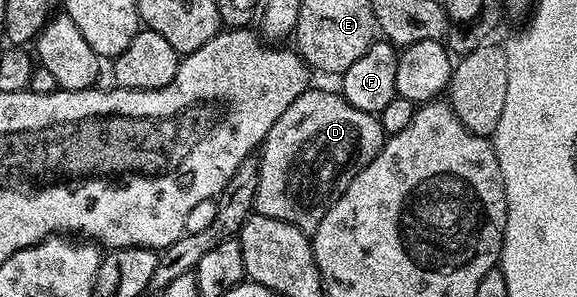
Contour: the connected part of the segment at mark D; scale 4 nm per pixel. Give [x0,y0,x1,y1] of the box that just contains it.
[255,87,385,232]

